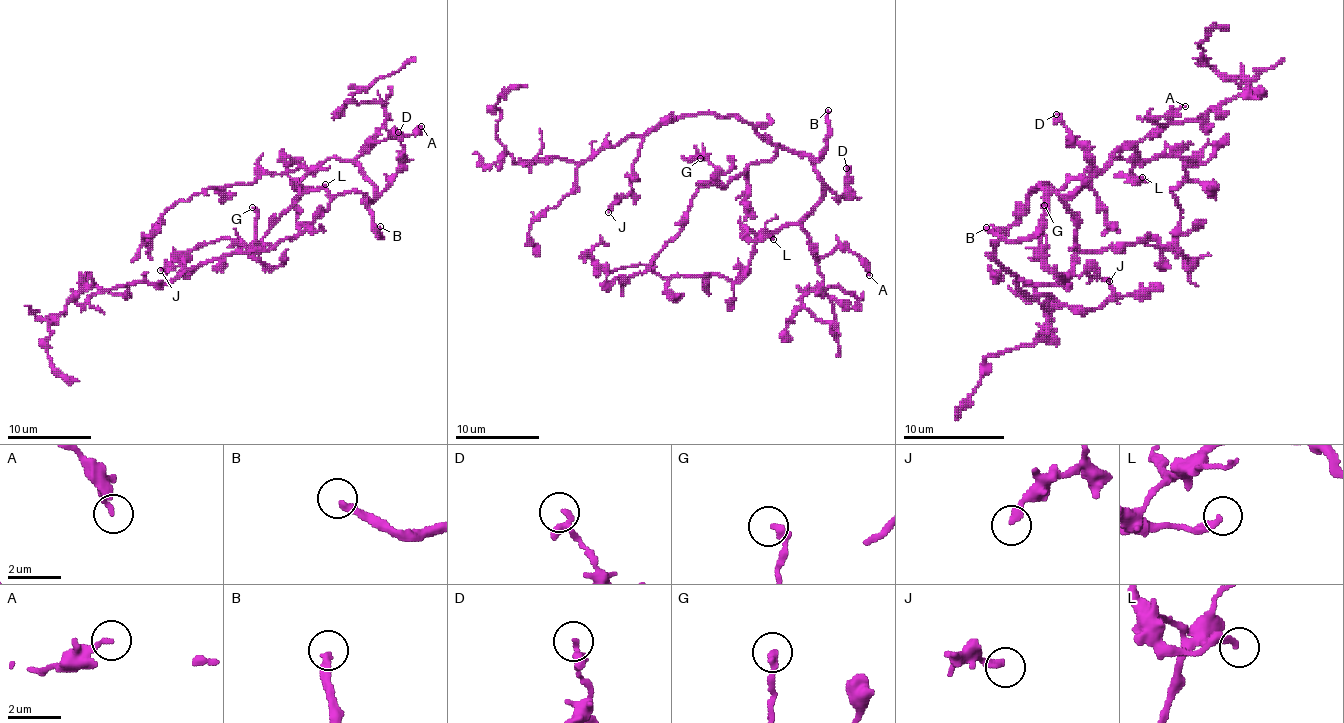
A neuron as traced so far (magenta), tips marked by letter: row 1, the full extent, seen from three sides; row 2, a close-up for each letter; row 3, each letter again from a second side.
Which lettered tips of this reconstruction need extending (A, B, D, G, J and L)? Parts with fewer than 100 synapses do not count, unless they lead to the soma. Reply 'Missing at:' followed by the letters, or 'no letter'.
Missing at: B

